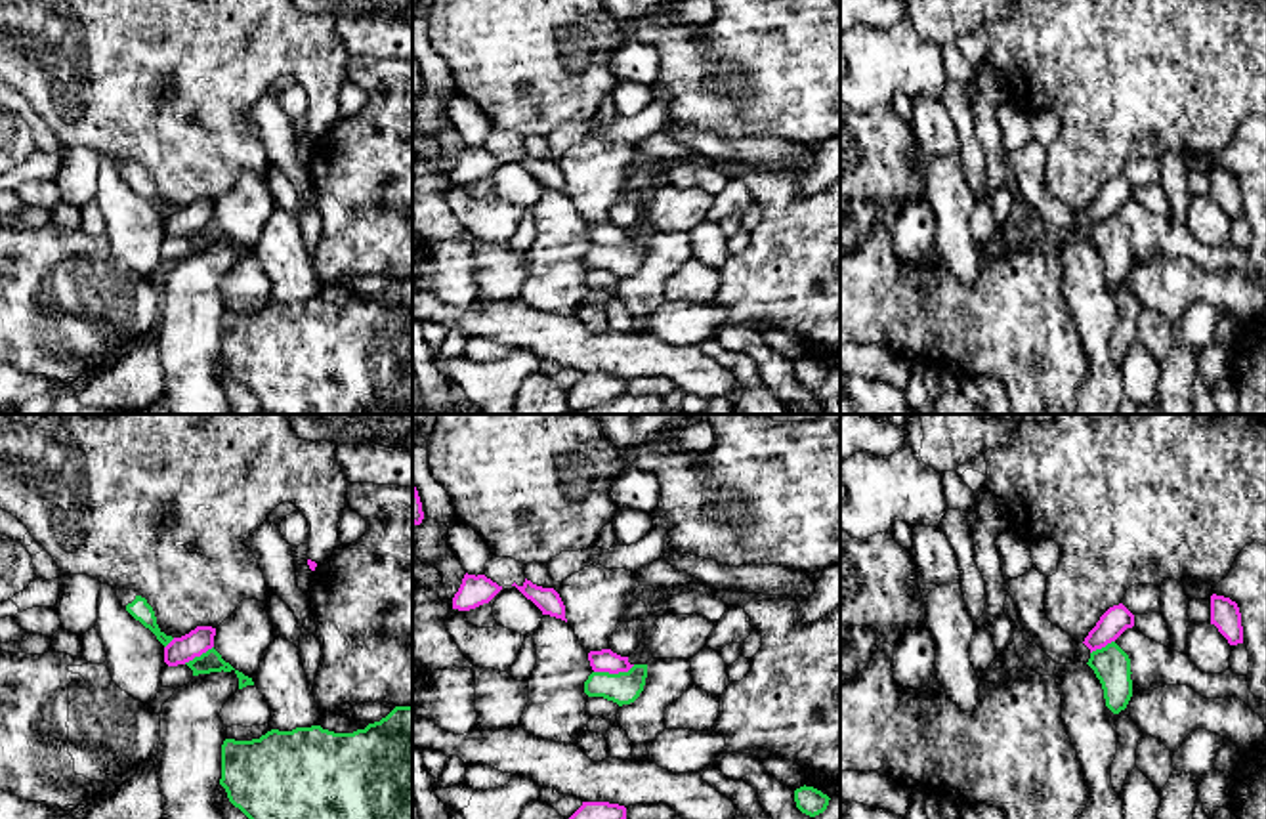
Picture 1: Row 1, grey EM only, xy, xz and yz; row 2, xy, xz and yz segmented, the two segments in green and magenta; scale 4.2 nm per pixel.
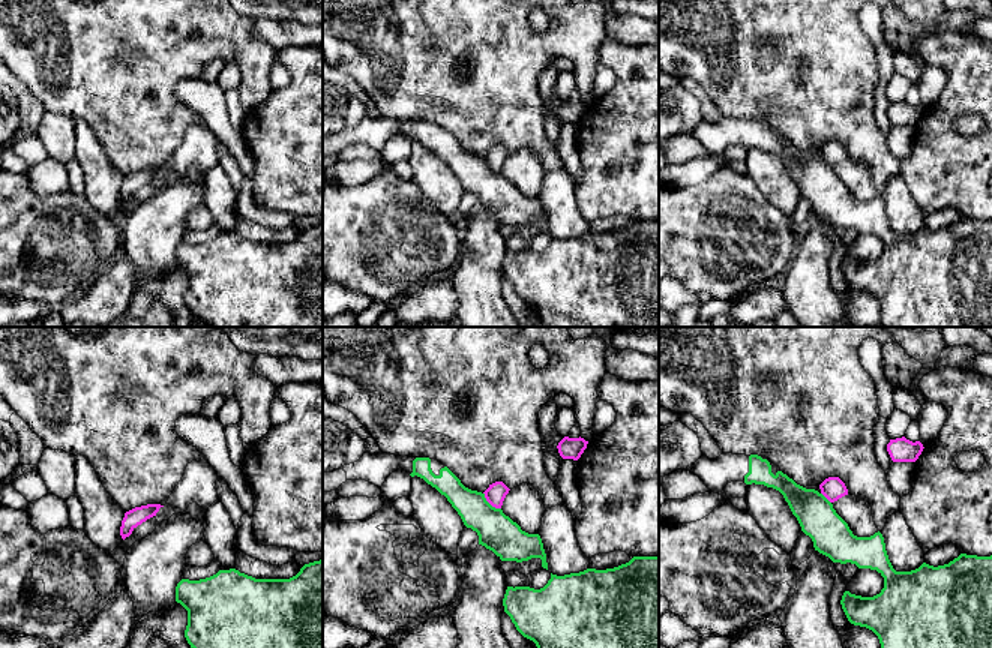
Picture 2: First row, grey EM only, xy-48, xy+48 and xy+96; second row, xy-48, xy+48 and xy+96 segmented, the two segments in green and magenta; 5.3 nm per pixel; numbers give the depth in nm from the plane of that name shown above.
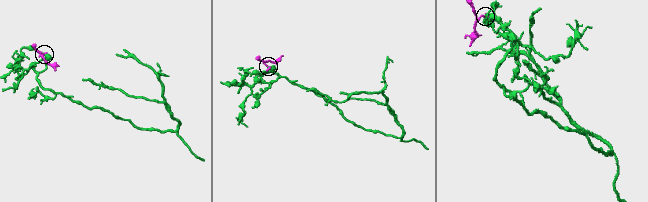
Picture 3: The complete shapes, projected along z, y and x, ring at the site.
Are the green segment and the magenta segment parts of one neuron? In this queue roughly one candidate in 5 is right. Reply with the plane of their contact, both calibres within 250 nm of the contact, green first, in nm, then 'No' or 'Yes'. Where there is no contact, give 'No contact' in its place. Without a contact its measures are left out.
Touches green in xz. Thickness 140 nm (green) against 100 nm. No

